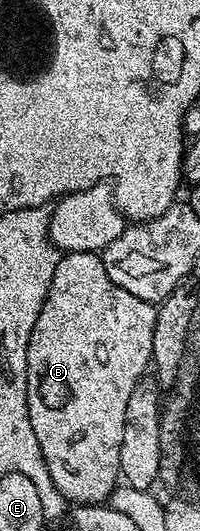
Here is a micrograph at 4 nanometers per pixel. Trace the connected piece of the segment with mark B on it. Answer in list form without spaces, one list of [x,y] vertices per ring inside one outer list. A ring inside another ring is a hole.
[[[69,251],[60,258],[57,269],[53,273],[53,281],[49,285],[49,293],[33,325],[33,333],[27,346],[27,404],[29,405],[29,421],[33,425],[33,433],[37,435],[37,445],[41,445],[41,457],[45,457],[49,477],[53,477],[53,485],[57,485],[63,498],[72,504],[106,504],[111,498],[112,491],[120,482],[119,462],[121,461],[121,433],[125,433],[125,401],[129,401],[129,393],[133,393],[133,389],[141,382],[141,378],[146,376],[143,374],[149,371],[155,313],[156,308],[152,304],[141,301],[141,297],[133,297],[133,293],[125,293],[121,285],[113,285],[113,281],[109,281],[109,273],[105,273],[103,260],[96,252]]]

